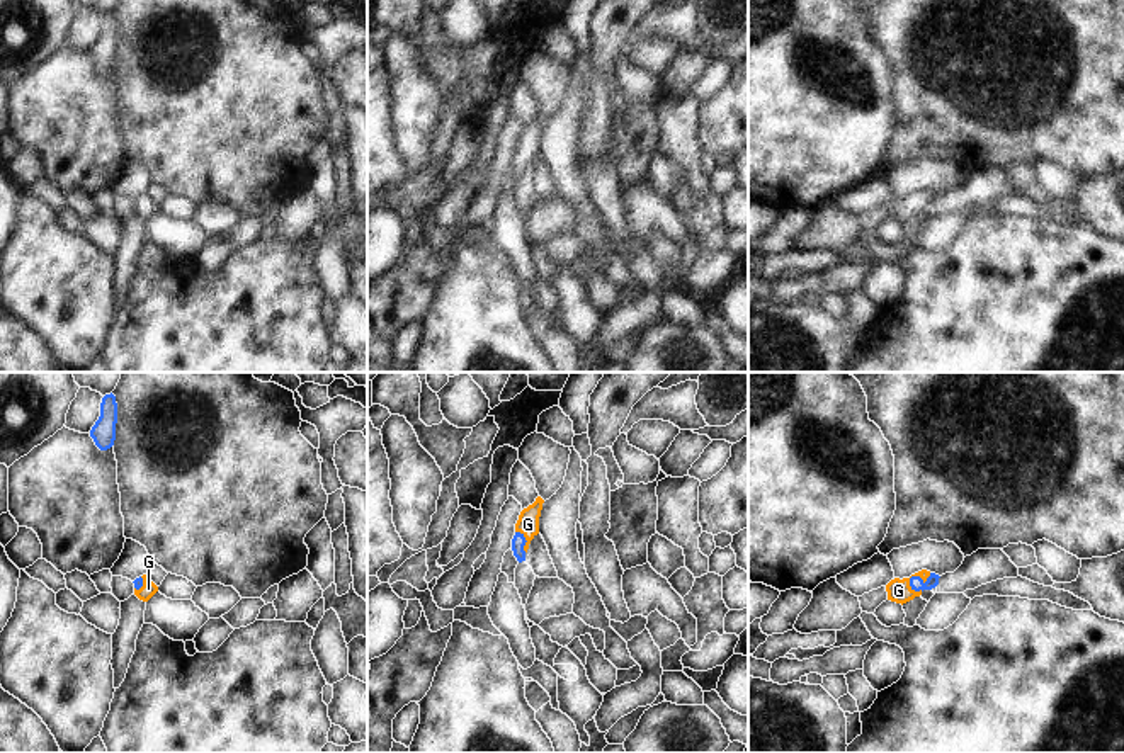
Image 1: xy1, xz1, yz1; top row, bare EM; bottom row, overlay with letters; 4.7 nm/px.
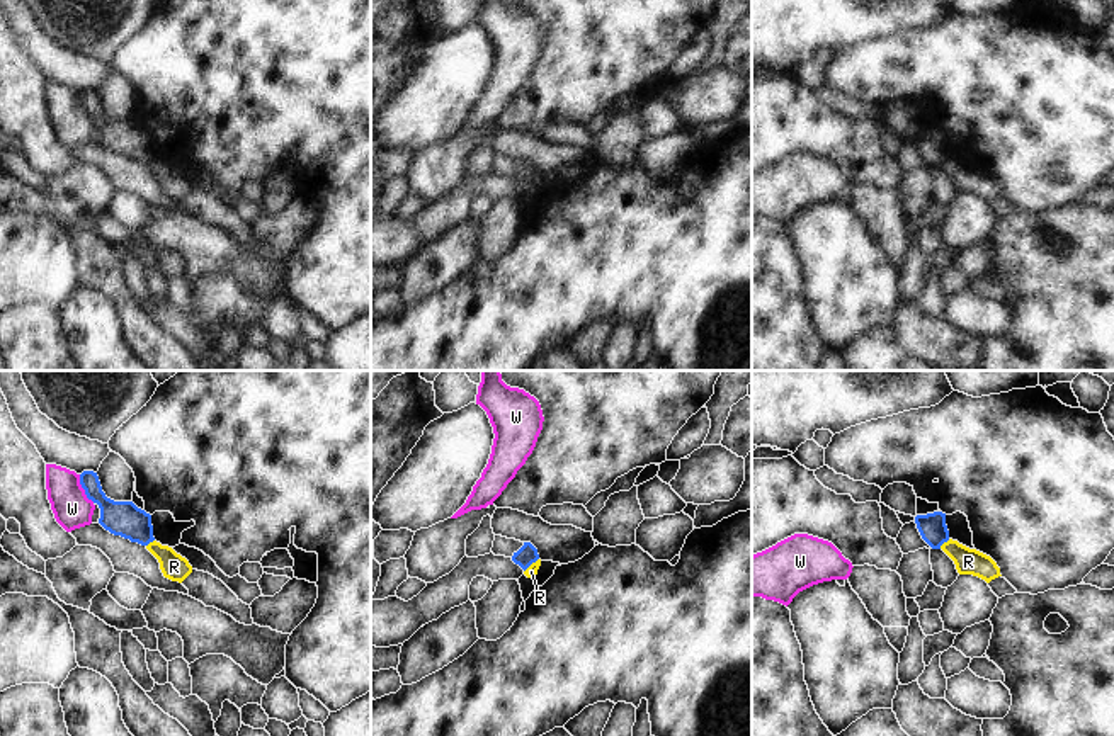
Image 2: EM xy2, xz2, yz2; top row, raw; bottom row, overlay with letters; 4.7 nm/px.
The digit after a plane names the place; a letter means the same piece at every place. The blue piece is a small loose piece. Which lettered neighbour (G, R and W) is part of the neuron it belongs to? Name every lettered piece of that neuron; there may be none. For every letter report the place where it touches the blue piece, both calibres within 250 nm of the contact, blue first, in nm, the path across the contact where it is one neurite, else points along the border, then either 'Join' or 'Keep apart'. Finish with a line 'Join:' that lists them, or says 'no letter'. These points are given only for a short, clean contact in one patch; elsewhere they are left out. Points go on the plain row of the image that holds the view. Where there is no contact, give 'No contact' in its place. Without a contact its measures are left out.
G: Touches blue at yz1 (915, 196). Thickness 70 nm (blue) against 110 nm. Path across: yz1 (917, 203), (915, 196), (898, 209). Join
R: Touches blue at xz2 (531, 182). Thickness 90 nm (blue) against 60 nm. Boundary: xz2 (538, 177), (524, 191). Keep apart
W: Touches blue at xy2 (84, 107). Thickness 170 nm (blue) against 180 nm. Boundary: xy2 (79, 94), (84, 113), (94, 121). Keep apart
Join: G

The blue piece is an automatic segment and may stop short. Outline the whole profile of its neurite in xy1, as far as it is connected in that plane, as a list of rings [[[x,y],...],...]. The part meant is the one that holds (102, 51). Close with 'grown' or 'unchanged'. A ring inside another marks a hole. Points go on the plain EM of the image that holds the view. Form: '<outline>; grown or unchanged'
[[[105,14],[100,22],[100,36],[90,49],[90,56],[100,70],[107,70],[116,59],[117,22],[116,15]]]; unchanged

